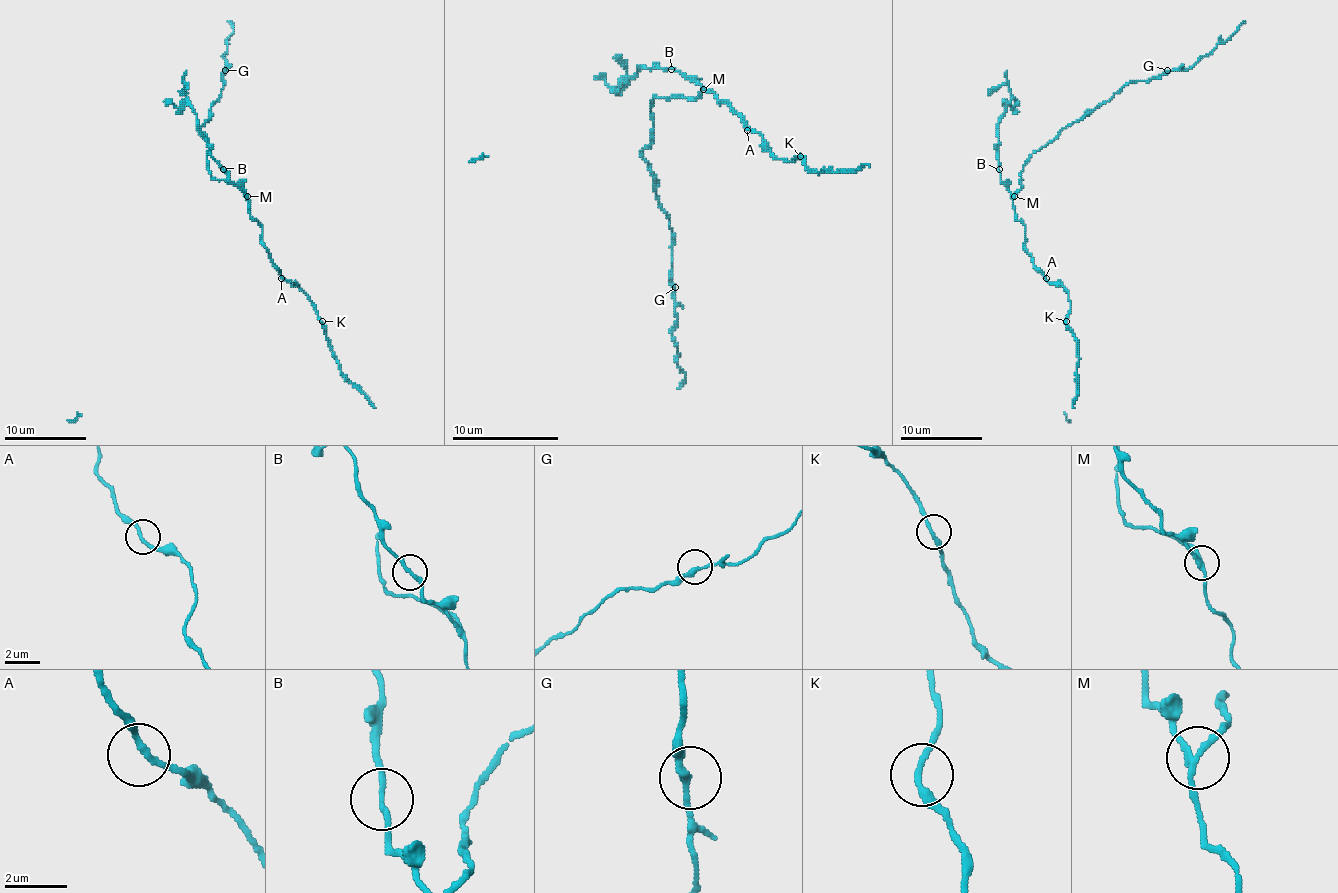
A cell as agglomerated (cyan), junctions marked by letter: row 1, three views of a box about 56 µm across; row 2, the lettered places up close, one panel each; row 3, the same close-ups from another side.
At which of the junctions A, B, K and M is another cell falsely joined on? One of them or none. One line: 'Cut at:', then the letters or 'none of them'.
Cut at: M

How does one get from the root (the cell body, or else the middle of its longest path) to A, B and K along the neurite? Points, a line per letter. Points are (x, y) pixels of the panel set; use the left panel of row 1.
A: (248, 198), (250, 214), (262, 227), (262, 245), (281, 278)
B: (248, 198), (223, 169)
K: (248, 198), (250, 214), (262, 227), (262, 245), (270, 262), (307, 297), (322, 321)

